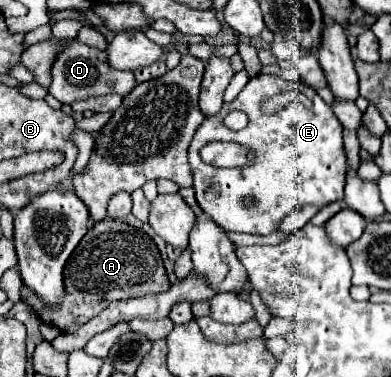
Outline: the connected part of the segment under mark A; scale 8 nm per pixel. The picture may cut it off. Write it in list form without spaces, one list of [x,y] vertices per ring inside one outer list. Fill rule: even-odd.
[[[105,219],[101,223],[95,223],[85,233],[81,243],[69,257],[65,265],[65,287],[65,303],[57,307],[57,311],[47,311],[47,307],[41,307],[41,301],[37,299],[37,295],[33,295],[33,291],[29,291],[29,287],[21,289],[21,299],[31,305],[31,309],[43,323],[51,323],[63,333],[73,333],[93,315],[99,315],[107,307],[107,303],[121,299],[121,293],[163,293],[171,289],[171,283],[153,239],[123,221]]]

